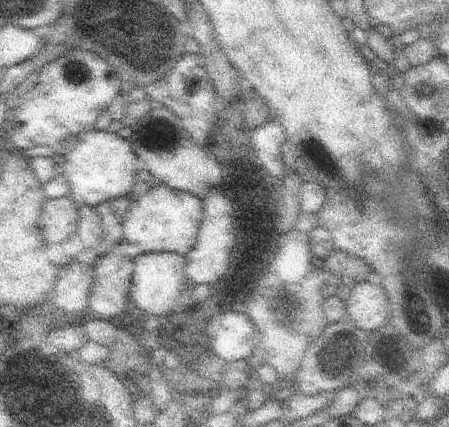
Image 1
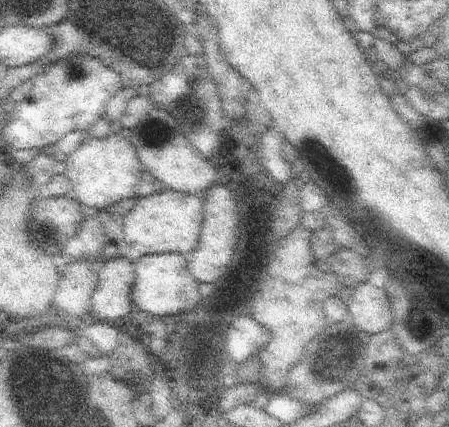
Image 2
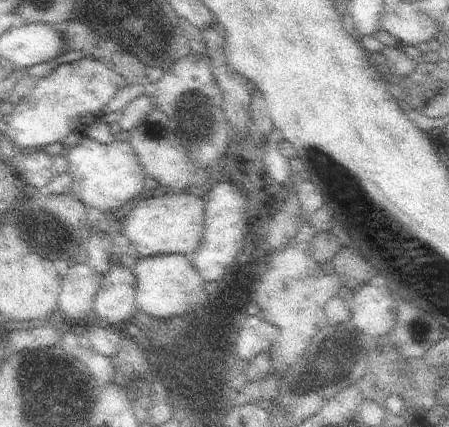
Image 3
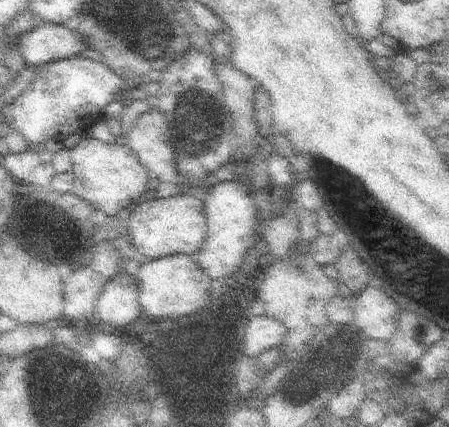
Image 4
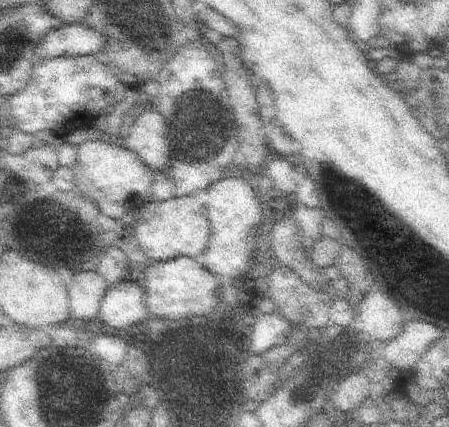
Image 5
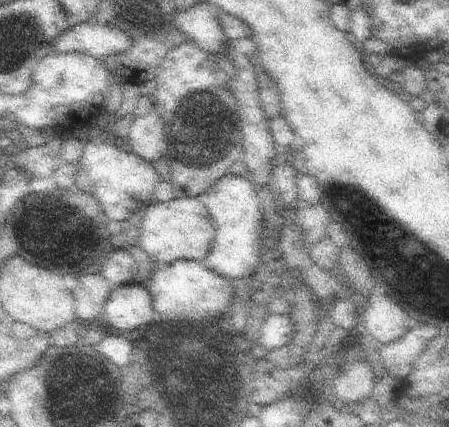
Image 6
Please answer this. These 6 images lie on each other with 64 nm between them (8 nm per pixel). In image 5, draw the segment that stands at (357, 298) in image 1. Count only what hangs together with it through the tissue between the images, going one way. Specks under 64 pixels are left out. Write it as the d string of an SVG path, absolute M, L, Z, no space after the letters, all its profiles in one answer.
M369 290L361 298L361 304L359 304L359 310L357 310L357 318L361 320L363 332L371 340L379 340L379 342L385 342L385 344L389 340L397 338L399 332L405 326L403 312L381 290L377 290L377 292Z

